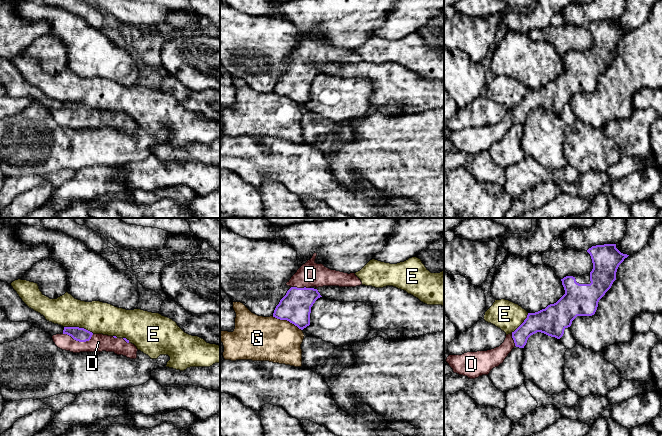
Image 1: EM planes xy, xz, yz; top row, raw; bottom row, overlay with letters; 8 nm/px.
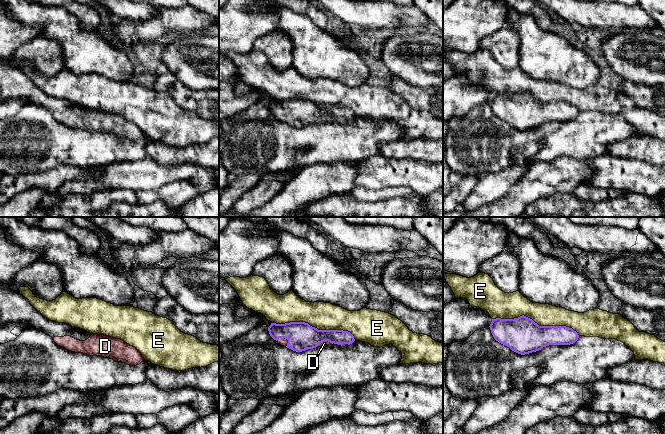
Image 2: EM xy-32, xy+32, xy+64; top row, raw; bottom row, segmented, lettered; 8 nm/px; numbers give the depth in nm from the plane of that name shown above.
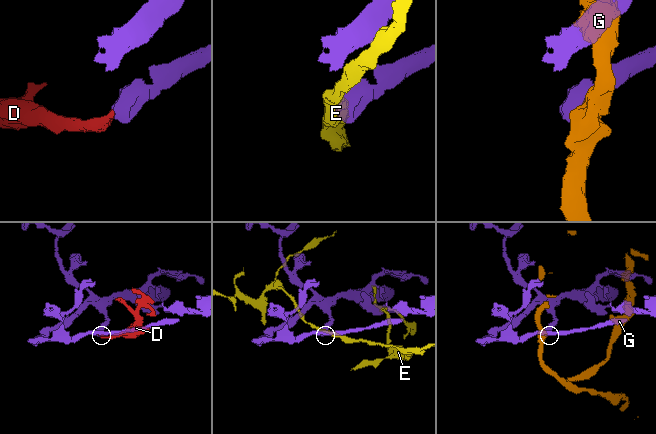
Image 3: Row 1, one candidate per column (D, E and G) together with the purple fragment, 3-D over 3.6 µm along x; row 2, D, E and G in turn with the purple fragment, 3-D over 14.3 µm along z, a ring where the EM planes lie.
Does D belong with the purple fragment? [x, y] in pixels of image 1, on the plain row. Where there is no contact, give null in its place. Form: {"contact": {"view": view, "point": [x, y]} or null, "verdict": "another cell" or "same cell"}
{"contact": {"view": "xy", "point": [79, 117]}, "verdict": "same cell"}

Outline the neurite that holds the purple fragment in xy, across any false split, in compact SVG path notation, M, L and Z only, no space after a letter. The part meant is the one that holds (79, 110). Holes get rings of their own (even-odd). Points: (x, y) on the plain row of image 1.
M64 103L62 110L52 112L55 121L73 129L114 128L130 135L137 134L137 123L126 114L117 114L92 108L79 103Z

